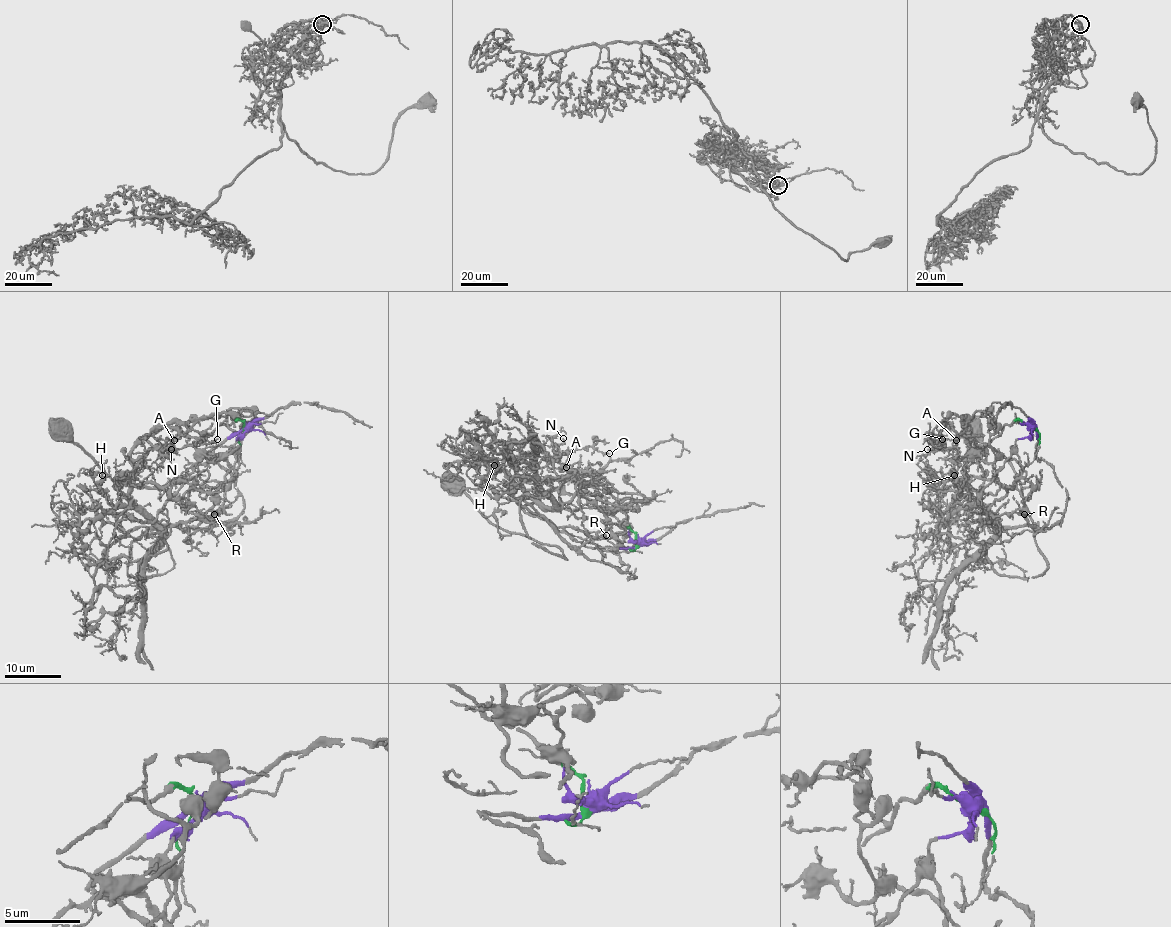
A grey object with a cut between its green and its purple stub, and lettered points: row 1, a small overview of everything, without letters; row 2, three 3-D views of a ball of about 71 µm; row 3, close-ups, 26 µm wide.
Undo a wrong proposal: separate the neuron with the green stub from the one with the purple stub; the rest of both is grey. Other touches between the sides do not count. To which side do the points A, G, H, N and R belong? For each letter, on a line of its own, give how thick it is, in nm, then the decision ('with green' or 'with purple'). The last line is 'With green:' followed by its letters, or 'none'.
A: calibre 140 nm; with green
G: calibre 130 nm; with green
H: calibre 160 nm; with green
N: calibre 170 nm; with green
R: calibre 140 nm; with purple
With green: A, G, H, N

